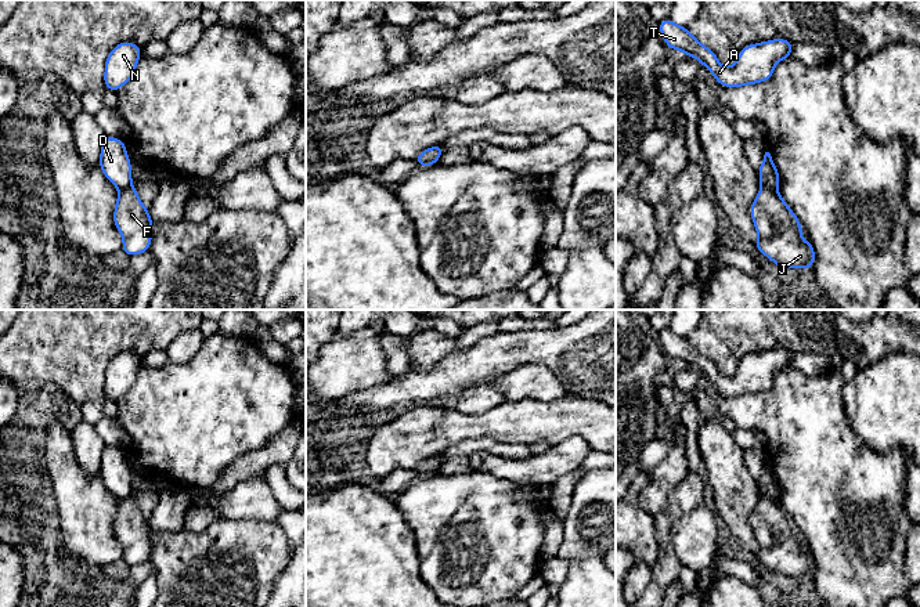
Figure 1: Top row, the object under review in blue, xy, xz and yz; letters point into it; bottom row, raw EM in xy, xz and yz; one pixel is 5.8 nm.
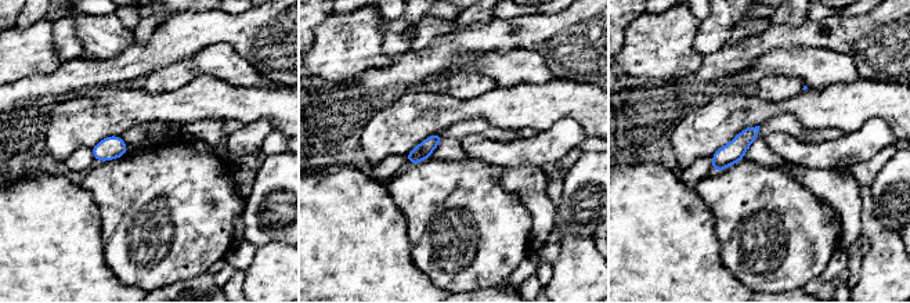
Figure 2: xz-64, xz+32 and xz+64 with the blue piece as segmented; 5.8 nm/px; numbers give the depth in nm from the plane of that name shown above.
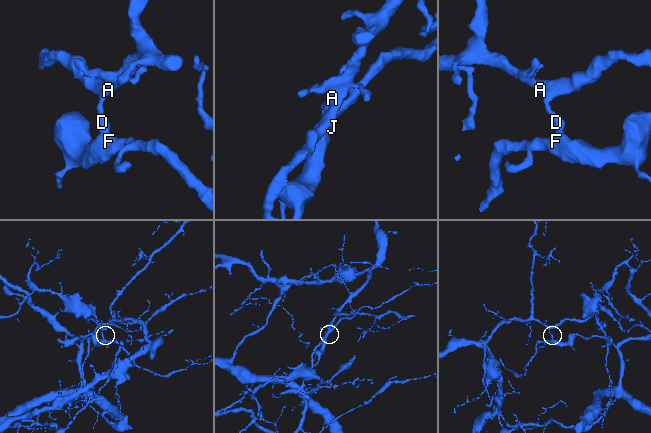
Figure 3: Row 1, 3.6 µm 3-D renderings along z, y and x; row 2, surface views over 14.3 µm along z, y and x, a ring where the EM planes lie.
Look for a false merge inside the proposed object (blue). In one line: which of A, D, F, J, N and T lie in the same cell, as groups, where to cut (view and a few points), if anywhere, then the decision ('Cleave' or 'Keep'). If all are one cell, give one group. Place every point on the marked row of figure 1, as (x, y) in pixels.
Groups: A D N T / F J. Split along yz (761, 187), (774, 191). Cleave

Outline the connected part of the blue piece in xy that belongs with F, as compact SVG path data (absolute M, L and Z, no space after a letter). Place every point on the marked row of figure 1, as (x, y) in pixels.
M134 187L120 191L113 210L113 224L123 238L122 252L127 256L149 250L152 218Z

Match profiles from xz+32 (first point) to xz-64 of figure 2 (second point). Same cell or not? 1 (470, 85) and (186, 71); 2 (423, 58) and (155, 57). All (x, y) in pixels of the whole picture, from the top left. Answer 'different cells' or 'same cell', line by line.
1: same cell
2: same cell

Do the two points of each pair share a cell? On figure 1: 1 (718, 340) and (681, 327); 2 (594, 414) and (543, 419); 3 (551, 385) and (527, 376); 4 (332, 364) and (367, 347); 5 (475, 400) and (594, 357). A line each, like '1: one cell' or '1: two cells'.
1: two cells
2: one cell
3: one cell
4: one cell
5: two cells

